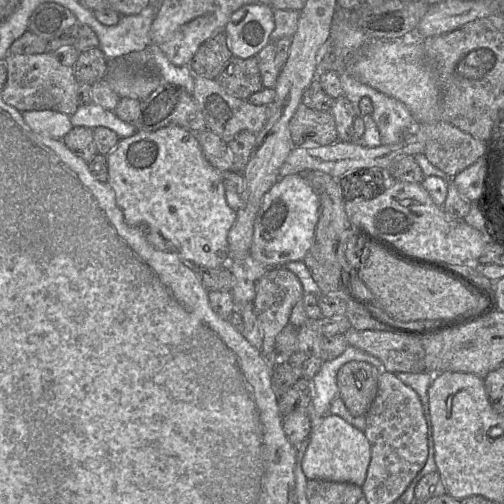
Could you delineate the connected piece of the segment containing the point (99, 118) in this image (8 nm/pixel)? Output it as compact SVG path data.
M94 103L79 105L76 112L70 116L70 121L74 127L83 126L92 130L107 127L113 130L120 139L131 137L137 132L134 124L121 120L113 110Z

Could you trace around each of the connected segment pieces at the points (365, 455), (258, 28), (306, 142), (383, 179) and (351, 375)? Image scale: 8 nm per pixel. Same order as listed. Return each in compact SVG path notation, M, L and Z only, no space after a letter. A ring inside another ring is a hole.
M327 414L313 423L302 470L307 479L352 483L362 486L371 460L371 447L363 431L339 416Z
M247 4L230 16L224 30L233 56L243 59L254 57L270 42L275 27L273 10L269 4Z
M300 104L289 122L295 147L311 149L339 141L331 111L317 111Z
M363 169L339 179L345 201L369 200L393 185L388 169Z
M349 361L337 373L339 396L354 416L366 415L378 390L380 371L365 361Z

